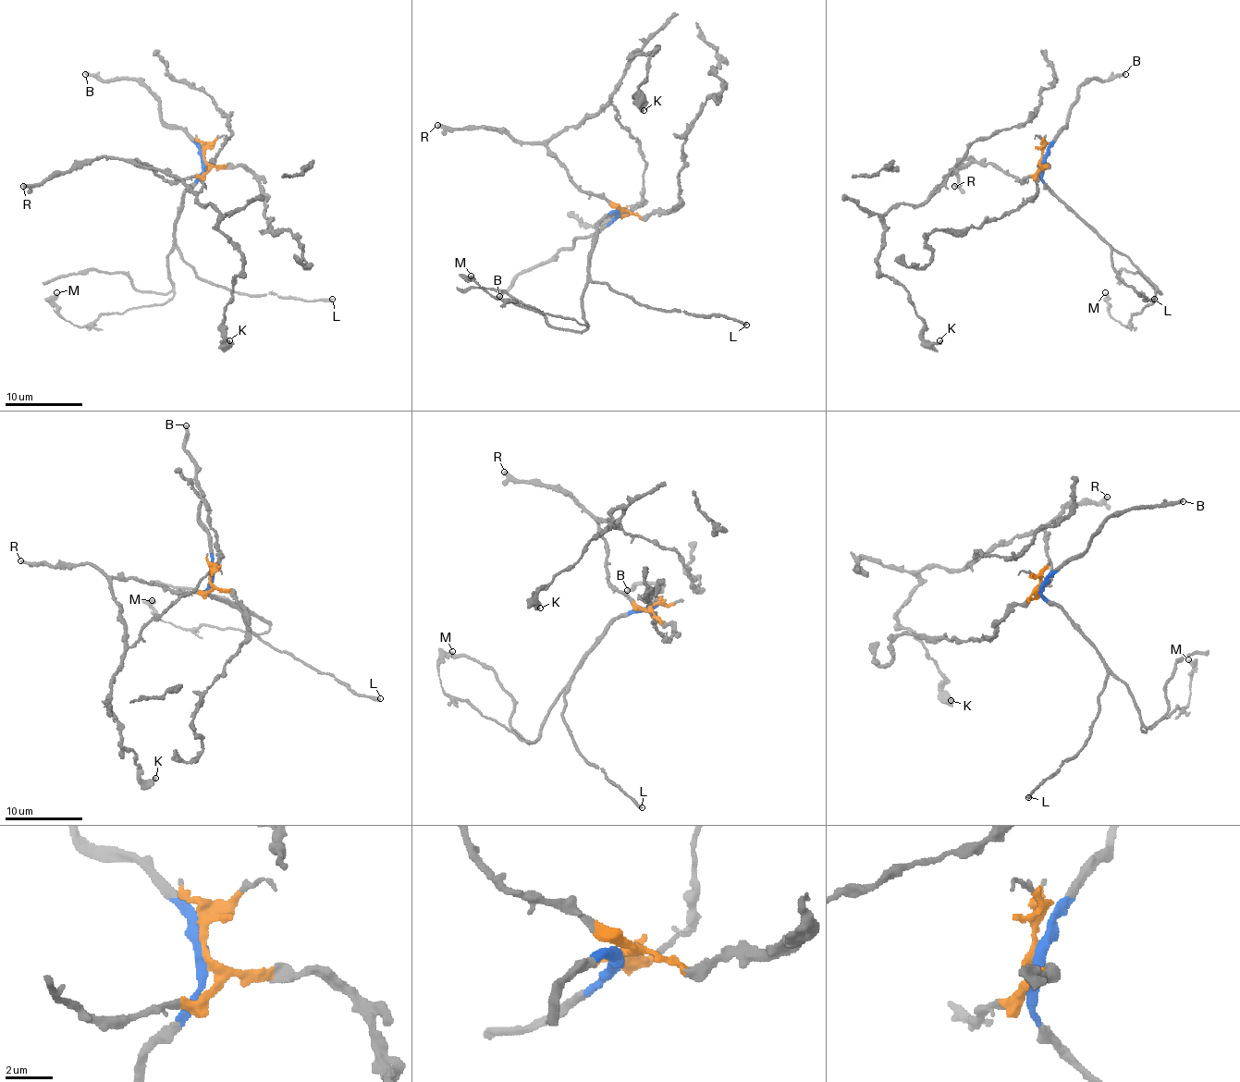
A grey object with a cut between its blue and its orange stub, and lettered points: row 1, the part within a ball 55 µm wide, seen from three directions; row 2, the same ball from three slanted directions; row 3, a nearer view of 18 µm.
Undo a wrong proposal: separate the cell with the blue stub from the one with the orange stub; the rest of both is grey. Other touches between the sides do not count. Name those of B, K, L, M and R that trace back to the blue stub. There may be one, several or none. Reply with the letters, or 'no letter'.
B, L, M

